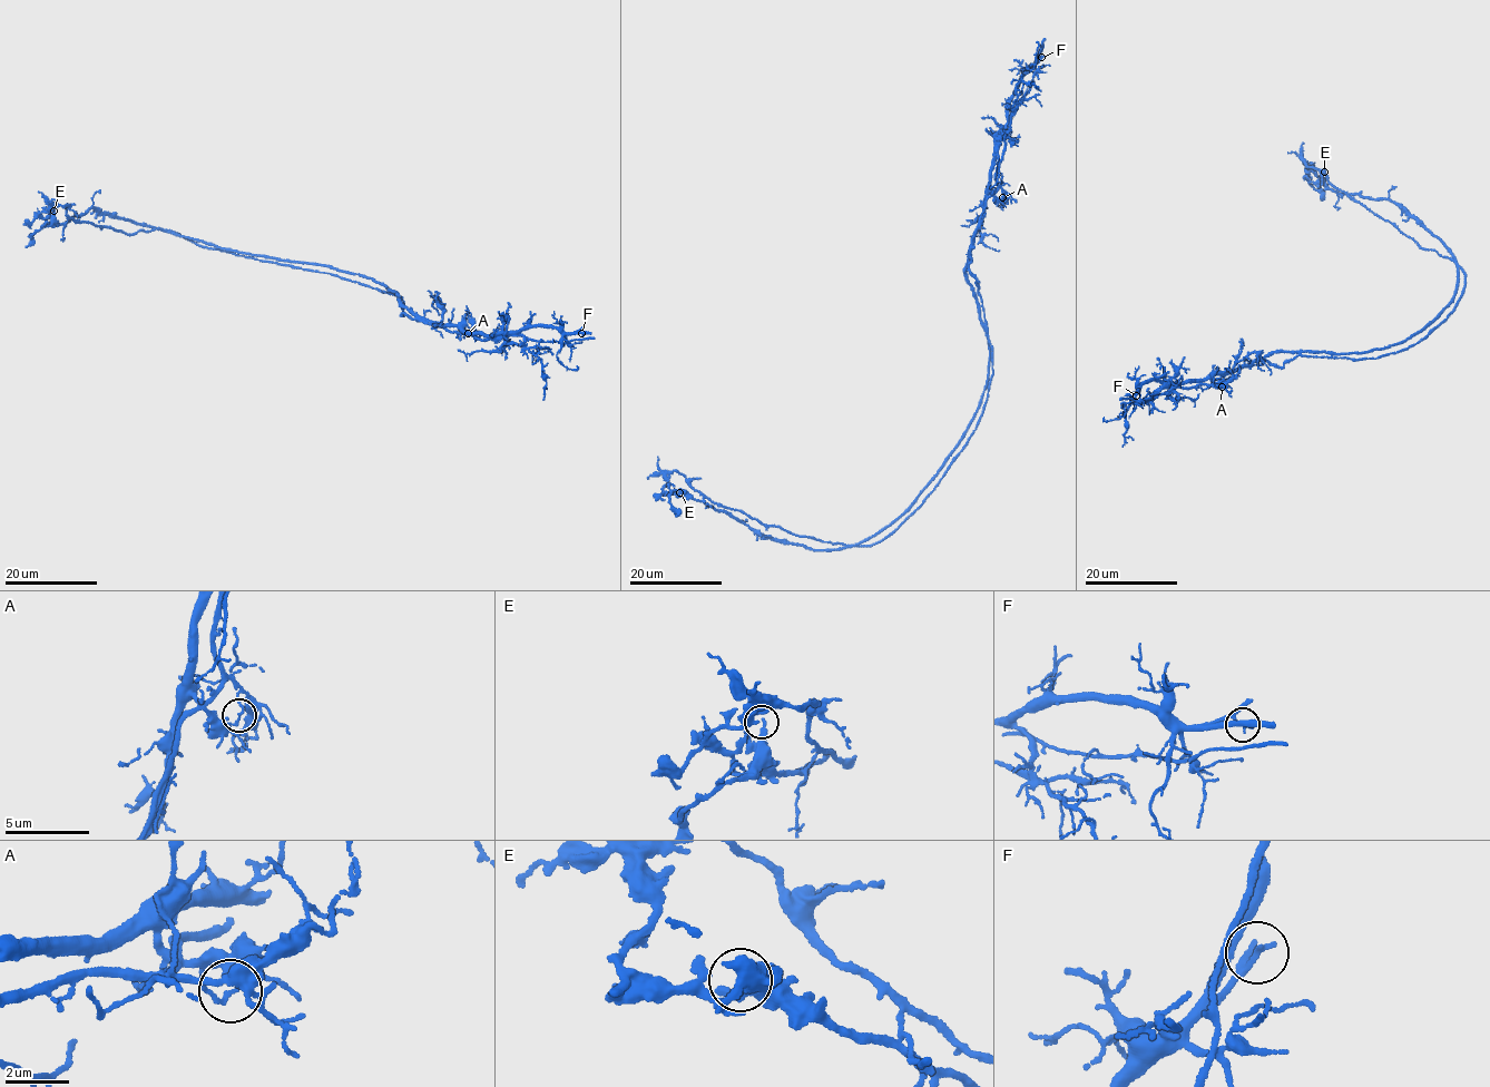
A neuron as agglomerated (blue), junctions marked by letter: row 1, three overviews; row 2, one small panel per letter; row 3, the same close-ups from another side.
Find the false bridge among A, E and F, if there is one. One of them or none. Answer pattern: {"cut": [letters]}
{"cut": ["A"]}

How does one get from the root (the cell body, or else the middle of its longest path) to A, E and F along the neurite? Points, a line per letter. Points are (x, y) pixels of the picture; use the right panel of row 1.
A: (1403, 341), (1349, 354), (1325, 351), (1270, 353), (1216, 379), (1214, 382), (1222, 387)
E: (1403, 341), (1433, 323), (1451, 301), (1456, 261), (1390, 199), (1334, 192), (1324, 172)
F: (1403, 341), (1349, 354), (1325, 351), (1270, 353), (1203, 380), (1170, 385), (1153, 379), (1141, 383), (1136, 395)

